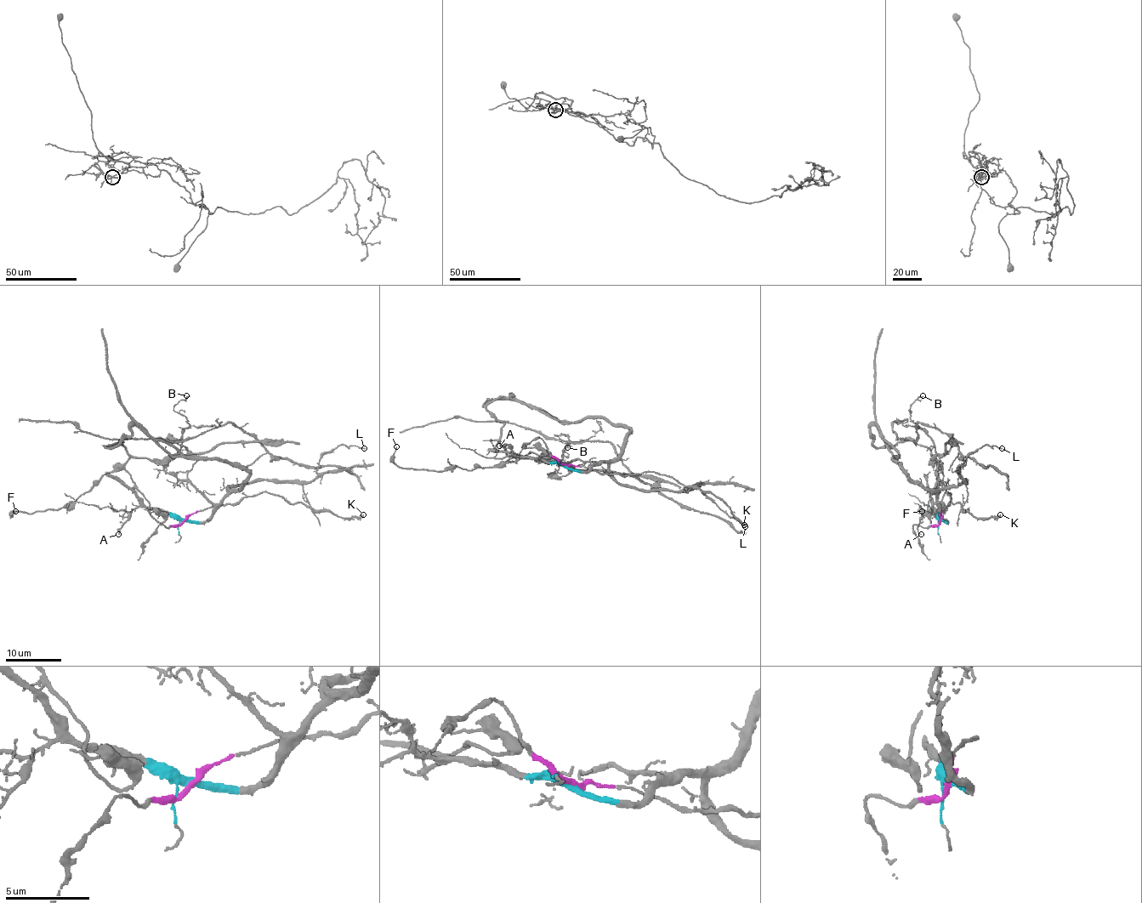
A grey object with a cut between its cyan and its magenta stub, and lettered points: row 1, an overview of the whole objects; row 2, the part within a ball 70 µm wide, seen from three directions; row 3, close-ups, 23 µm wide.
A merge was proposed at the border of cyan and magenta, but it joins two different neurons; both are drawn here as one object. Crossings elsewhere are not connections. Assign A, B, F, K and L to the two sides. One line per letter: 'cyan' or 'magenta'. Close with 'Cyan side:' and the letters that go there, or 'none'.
A: cyan
B: cyan
F: cyan
K: magenta
L: cyan
Cyan side: A, B, F, L

